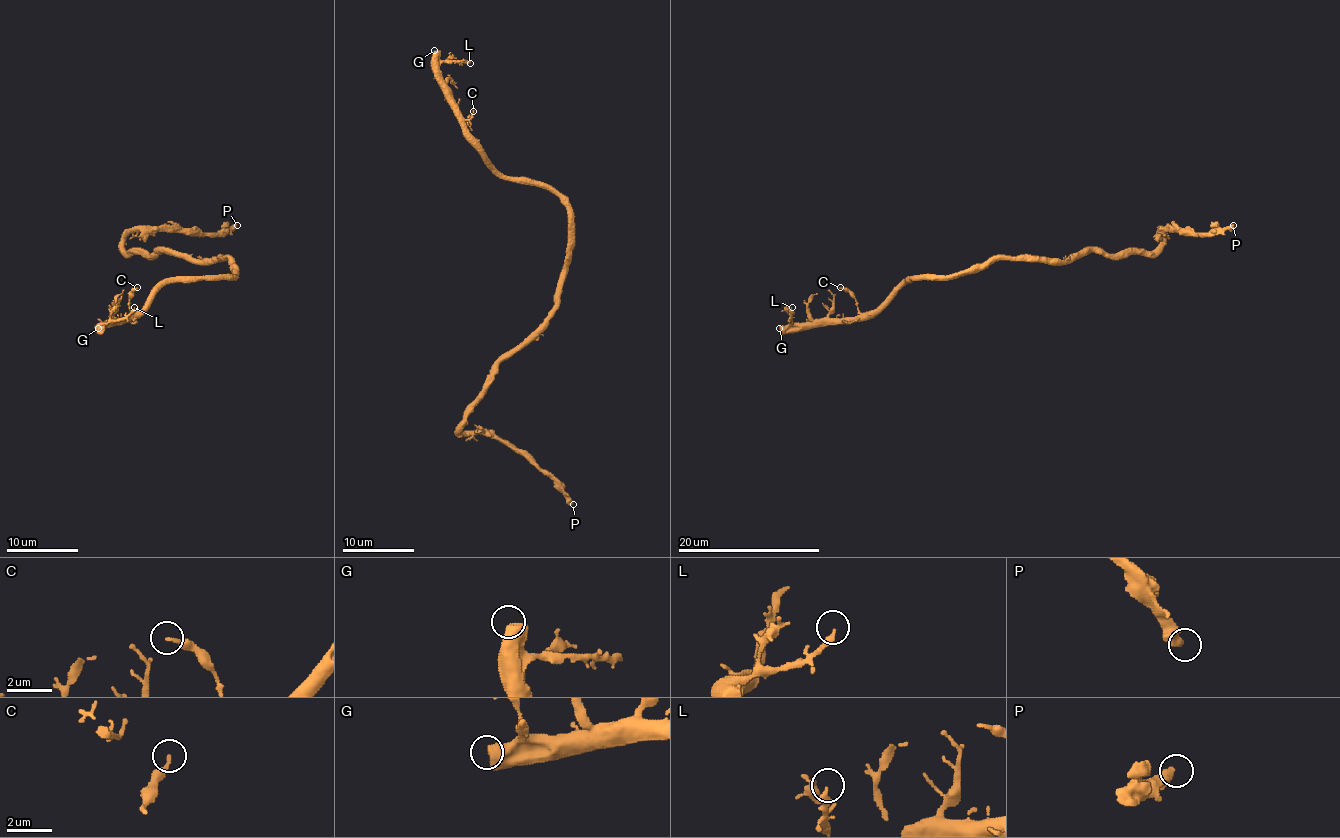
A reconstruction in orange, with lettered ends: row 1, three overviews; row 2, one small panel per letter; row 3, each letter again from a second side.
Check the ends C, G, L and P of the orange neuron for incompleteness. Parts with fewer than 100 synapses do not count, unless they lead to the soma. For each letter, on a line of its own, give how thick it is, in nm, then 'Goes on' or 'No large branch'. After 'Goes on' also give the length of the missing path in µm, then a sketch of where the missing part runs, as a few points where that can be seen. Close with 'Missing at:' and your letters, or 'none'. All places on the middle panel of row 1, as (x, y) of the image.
C: Thickness 190 nm. No large branch
G: Thickness 700 nm. No large branch
L: Thickness 280 nm. No large branch
P: Thickness 440 nm. Goes on. Missing length about 15 µm. Course of what is missing: (573, 504), (573, 513), (583, 516), (591, 502), (589, 493), (596, 490)
Missing at: P

